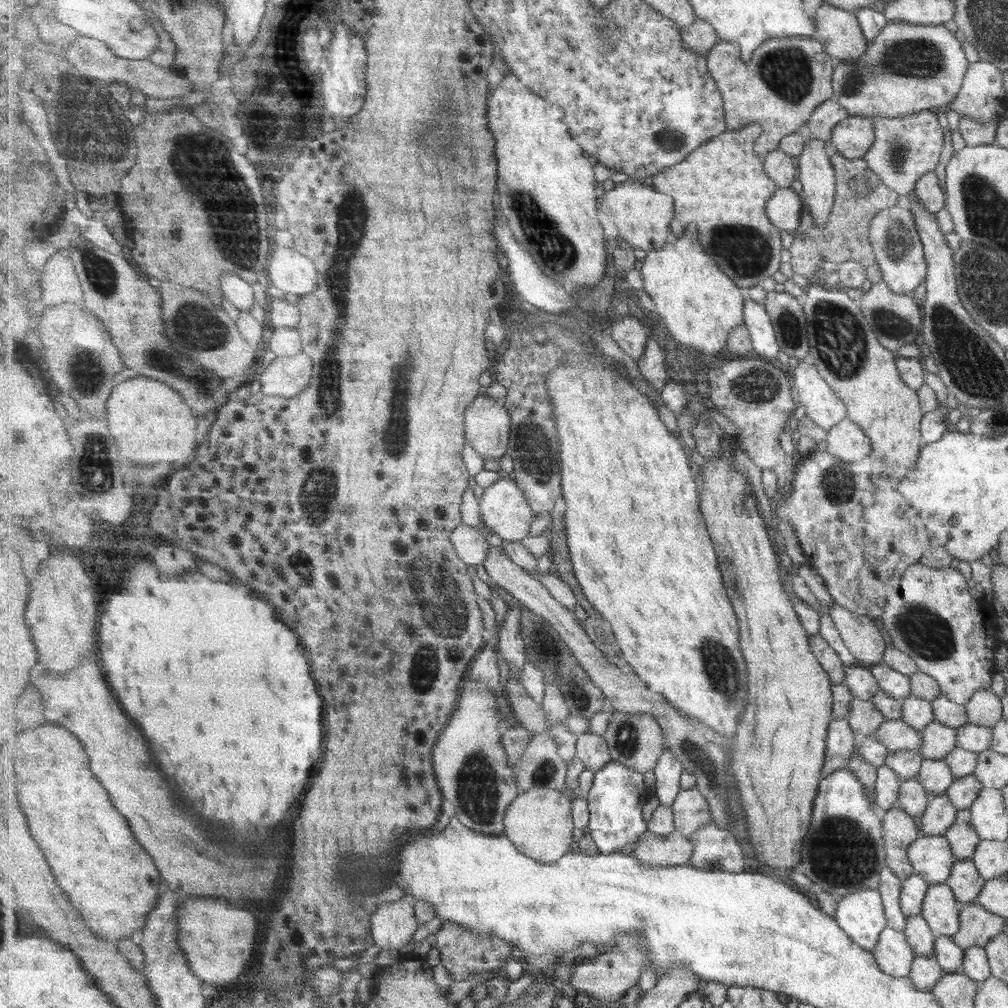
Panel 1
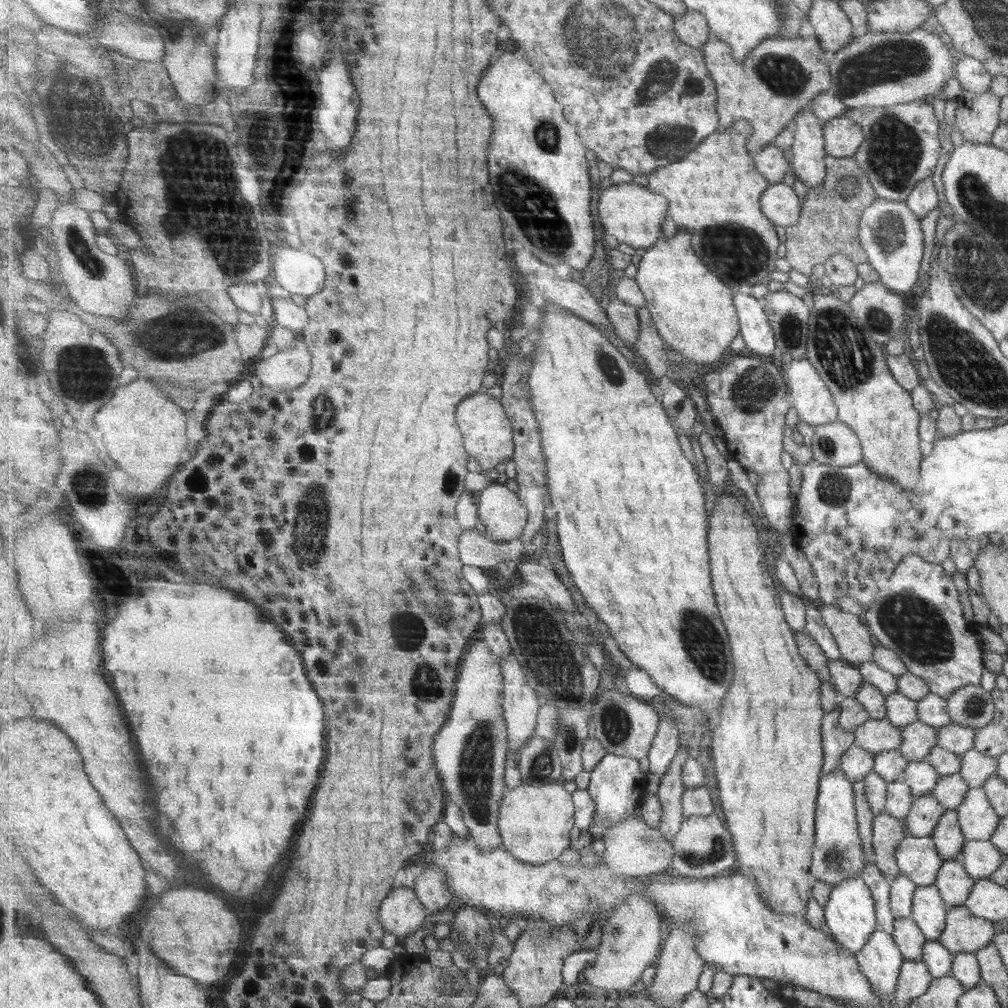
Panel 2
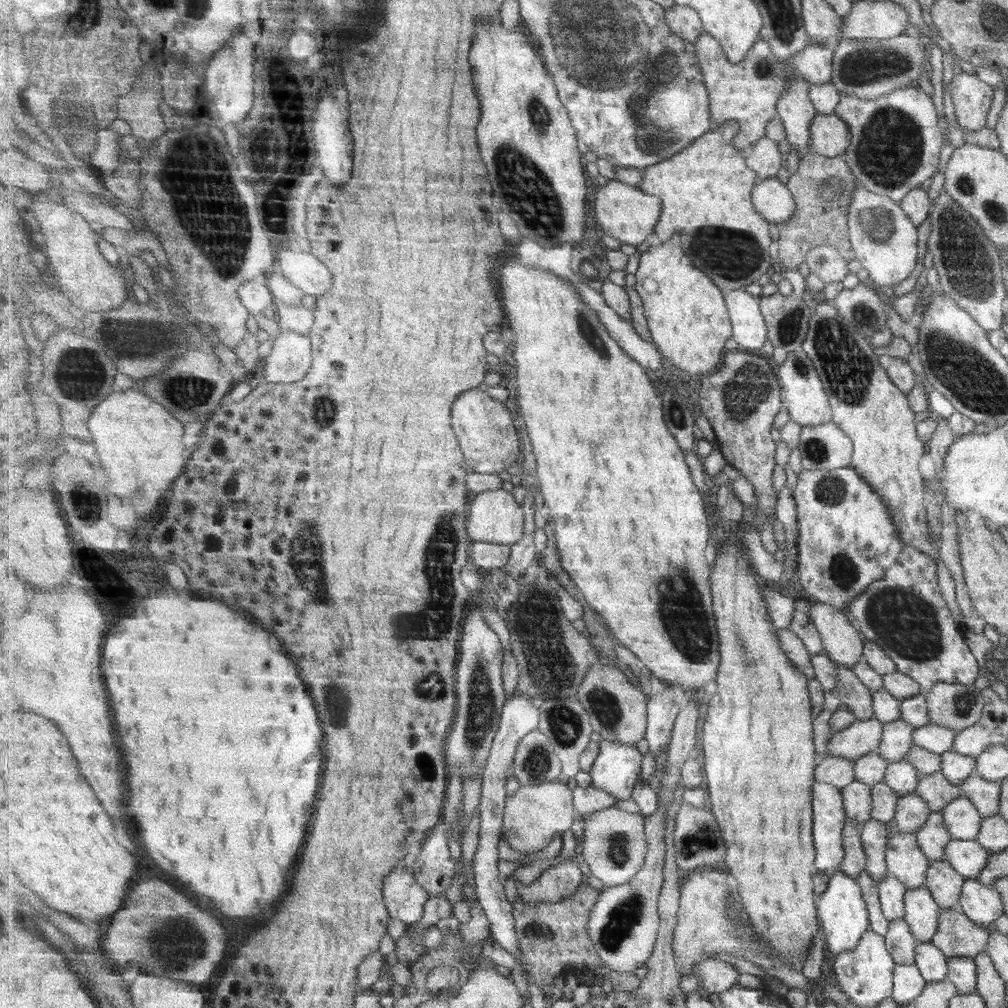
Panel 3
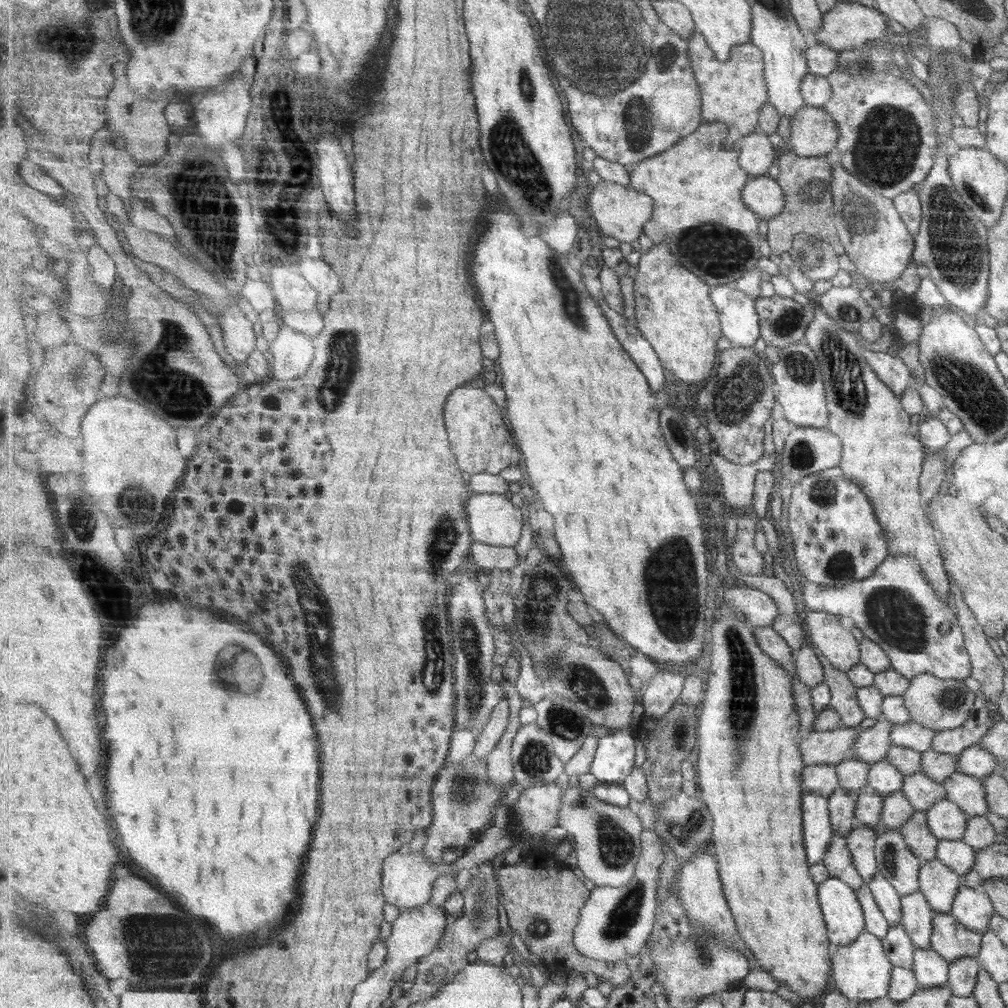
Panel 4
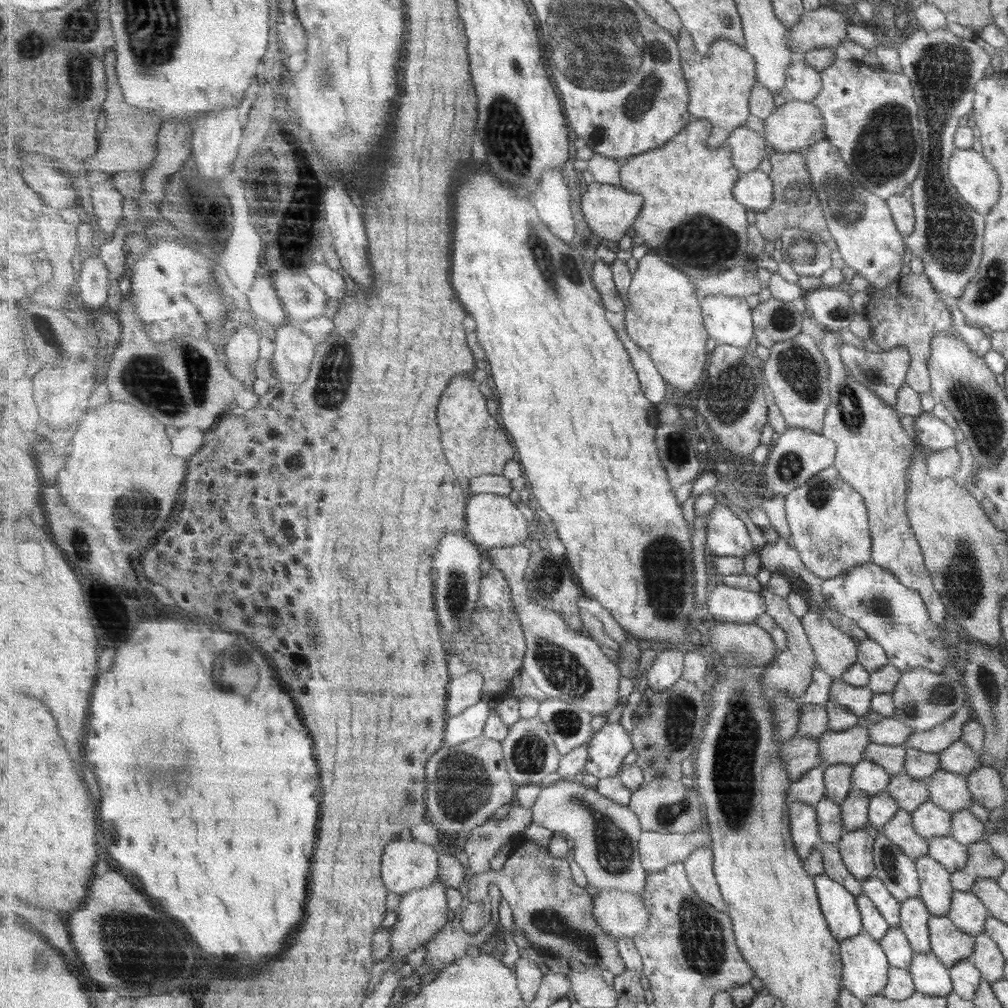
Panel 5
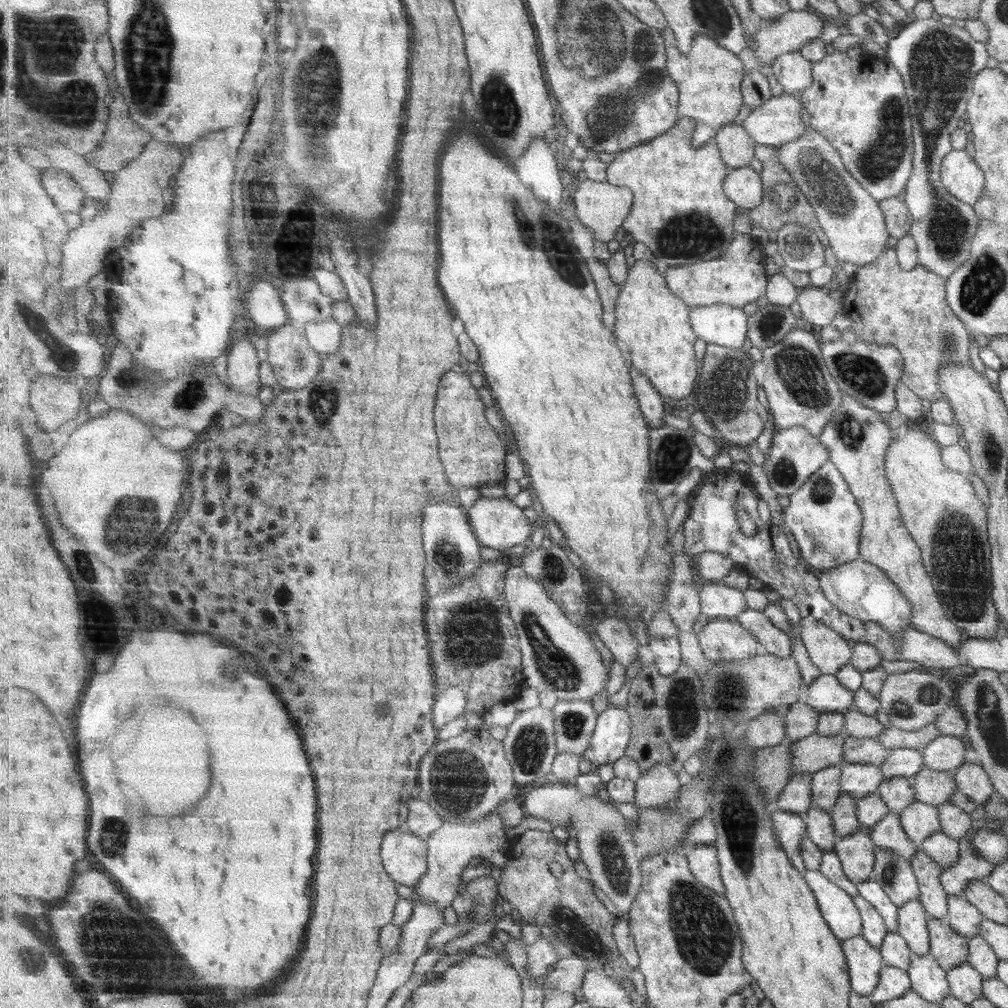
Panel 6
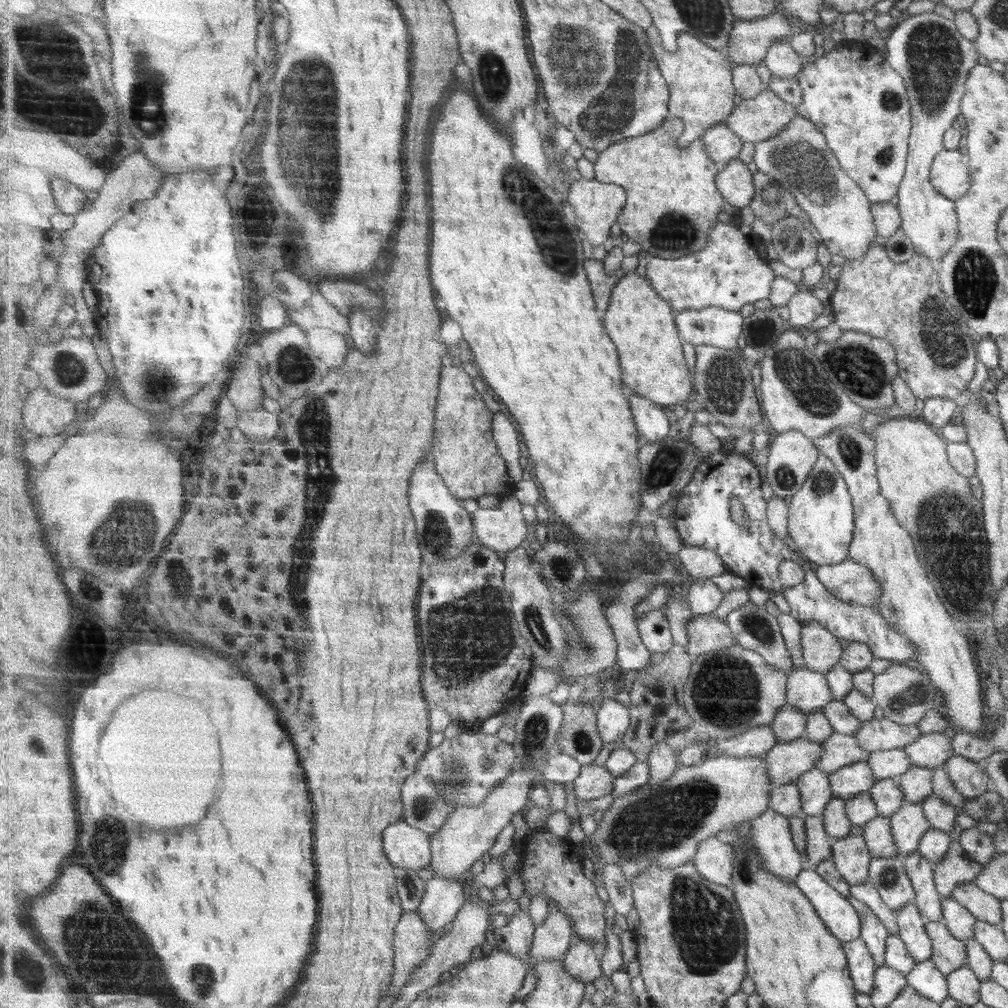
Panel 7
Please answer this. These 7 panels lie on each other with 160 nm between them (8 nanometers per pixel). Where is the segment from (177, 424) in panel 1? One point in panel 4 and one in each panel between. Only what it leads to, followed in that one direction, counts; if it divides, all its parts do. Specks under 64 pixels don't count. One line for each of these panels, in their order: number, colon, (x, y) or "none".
2: (145, 432)
3: (141, 446)
4: (133, 464)

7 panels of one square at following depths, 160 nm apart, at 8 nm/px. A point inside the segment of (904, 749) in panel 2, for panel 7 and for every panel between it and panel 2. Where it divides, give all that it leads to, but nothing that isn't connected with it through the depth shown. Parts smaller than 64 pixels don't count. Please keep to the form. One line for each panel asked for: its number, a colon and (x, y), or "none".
3: (895, 740)
4: (871, 744)
5: (846, 747)
6: (814, 752)
7: (786, 761)

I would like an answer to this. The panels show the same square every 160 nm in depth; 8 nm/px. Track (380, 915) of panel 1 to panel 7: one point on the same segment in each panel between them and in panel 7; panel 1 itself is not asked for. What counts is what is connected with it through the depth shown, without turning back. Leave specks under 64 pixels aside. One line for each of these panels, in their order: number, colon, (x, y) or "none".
2: (402, 913)
3: (406, 899)
4: (408, 881)
5: (409, 865)
6: (405, 855)
7: (409, 848)

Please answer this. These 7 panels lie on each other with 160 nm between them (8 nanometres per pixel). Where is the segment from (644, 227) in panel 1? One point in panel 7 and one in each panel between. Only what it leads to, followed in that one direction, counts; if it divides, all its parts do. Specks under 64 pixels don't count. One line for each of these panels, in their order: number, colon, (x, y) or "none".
2: (632, 214)
3: (625, 212)
4: (620, 212)
5: (609, 211)
6: (602, 206)
7: (597, 205)

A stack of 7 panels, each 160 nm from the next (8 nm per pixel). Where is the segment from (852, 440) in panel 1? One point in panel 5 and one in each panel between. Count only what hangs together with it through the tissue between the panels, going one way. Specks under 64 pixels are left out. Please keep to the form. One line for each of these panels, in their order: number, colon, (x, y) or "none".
2: (835, 444)
3: (824, 446)
4: (808, 450)
5: (798, 454)

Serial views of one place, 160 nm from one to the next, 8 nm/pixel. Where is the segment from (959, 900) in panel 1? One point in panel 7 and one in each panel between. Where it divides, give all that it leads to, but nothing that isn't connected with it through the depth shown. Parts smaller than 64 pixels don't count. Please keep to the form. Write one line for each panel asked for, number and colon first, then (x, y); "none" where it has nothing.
2: (953, 885)
3: (944, 884)
4: (938, 884)
5: (935, 891)
6: (931, 896)
7: (918, 870)

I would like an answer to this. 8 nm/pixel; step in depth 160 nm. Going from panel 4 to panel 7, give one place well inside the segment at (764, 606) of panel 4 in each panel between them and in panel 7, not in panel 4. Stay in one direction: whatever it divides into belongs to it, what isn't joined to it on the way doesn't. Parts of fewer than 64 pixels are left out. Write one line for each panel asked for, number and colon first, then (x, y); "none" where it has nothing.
5: (725, 603)
6: (719, 601)
7: (704, 595)

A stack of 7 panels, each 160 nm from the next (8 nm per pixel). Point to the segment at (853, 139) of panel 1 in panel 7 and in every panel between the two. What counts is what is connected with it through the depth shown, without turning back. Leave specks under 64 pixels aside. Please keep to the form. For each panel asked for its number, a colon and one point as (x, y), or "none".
2: (842, 136)
3: (829, 136)
4: (813, 133)
5: (793, 127)
6: (783, 119)
7: (757, 119)

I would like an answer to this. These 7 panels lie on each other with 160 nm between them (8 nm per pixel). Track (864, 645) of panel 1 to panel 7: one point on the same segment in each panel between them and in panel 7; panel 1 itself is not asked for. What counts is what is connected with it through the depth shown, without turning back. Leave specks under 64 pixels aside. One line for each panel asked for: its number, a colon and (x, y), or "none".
2: (854, 643)
3: (842, 645)
4: (830, 640)
5: (834, 652)
6: (827, 650)
7: (820, 651)

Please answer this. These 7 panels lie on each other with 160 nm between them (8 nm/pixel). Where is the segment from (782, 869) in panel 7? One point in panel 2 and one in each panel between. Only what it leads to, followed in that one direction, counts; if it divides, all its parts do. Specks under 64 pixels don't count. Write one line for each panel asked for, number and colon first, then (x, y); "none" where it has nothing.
2: (837, 855)
3: (829, 813)
4: (817, 831)
5: (804, 828)
6: (789, 827)

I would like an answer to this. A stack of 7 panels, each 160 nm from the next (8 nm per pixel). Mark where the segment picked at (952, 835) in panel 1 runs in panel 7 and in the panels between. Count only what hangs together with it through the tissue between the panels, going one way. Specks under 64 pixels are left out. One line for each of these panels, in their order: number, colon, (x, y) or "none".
2: (946, 838)
3: (931, 838)
4: (919, 842)
5: (898, 829)
6: (888, 834)
7: (877, 840)

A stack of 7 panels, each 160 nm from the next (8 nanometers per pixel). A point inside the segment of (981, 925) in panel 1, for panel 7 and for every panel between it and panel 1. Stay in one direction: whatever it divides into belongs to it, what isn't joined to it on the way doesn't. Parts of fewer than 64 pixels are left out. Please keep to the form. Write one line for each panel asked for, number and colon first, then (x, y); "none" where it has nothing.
2: (962, 932)
3: (955, 935)
4: (950, 940)
5: (950, 945)
6: (949, 950)
7: (947, 954)

